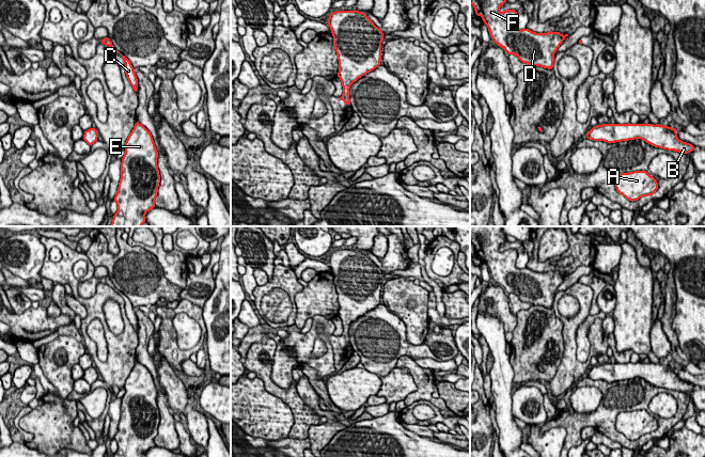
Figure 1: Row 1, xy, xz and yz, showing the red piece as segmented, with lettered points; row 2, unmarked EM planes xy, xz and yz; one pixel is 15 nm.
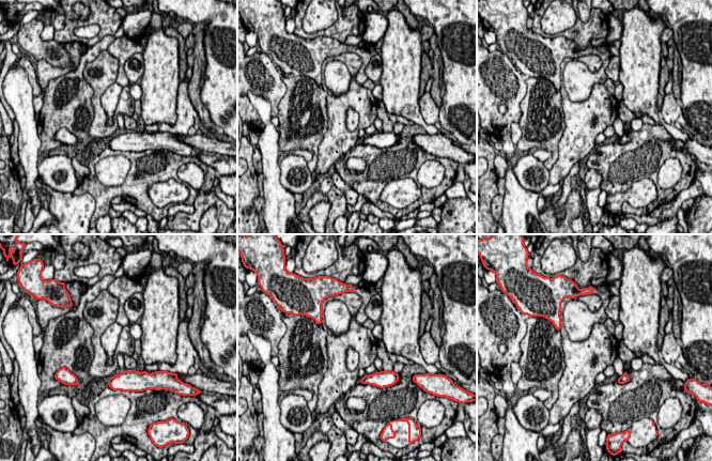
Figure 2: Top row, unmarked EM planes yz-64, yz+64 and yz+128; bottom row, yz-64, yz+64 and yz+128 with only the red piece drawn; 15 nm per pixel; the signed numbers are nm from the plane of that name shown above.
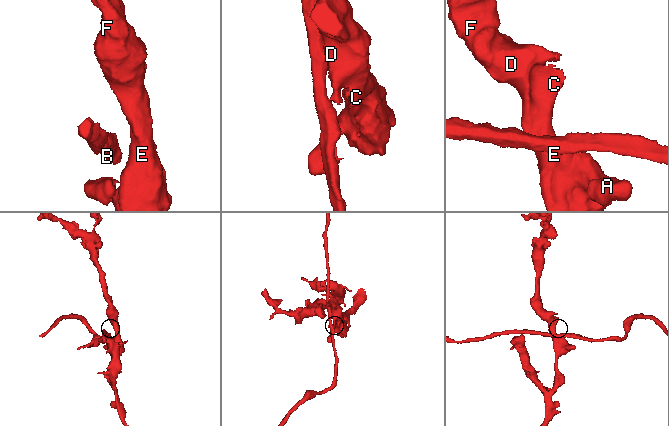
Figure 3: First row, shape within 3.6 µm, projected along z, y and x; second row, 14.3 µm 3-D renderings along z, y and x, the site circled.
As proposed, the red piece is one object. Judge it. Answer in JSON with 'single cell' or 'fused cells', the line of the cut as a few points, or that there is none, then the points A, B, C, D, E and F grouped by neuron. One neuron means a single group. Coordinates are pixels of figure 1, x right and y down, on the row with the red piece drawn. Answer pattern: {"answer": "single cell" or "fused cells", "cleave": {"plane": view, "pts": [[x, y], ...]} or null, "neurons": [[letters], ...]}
{"answer": "single cell", "cleave": null, "neurons": [["A", "B", "C", "D", "E", "F"]]}

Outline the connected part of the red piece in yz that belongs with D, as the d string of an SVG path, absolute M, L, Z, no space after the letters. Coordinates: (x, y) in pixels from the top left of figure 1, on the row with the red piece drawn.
M470 0L475 14L487 25L495 43L508 54L515 54L531 66L553 68L554 52L568 34L560 32L535 33L516 28L517 11L499 12L506 0Z

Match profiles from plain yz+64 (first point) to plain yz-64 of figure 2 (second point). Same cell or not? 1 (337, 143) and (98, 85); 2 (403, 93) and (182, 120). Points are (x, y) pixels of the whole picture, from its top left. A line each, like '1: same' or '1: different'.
1: same
2: different

